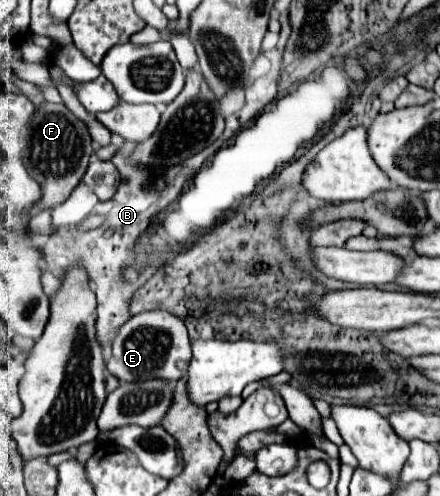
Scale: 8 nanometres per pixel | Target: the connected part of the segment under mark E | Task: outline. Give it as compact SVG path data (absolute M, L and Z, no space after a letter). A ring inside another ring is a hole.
M145 311L133 315L117 329L117 337L111 345L111 357L105 363L109 373L119 381L133 383L145 379L183 379L191 361L191 341L185 325L173 313L167 311Z

